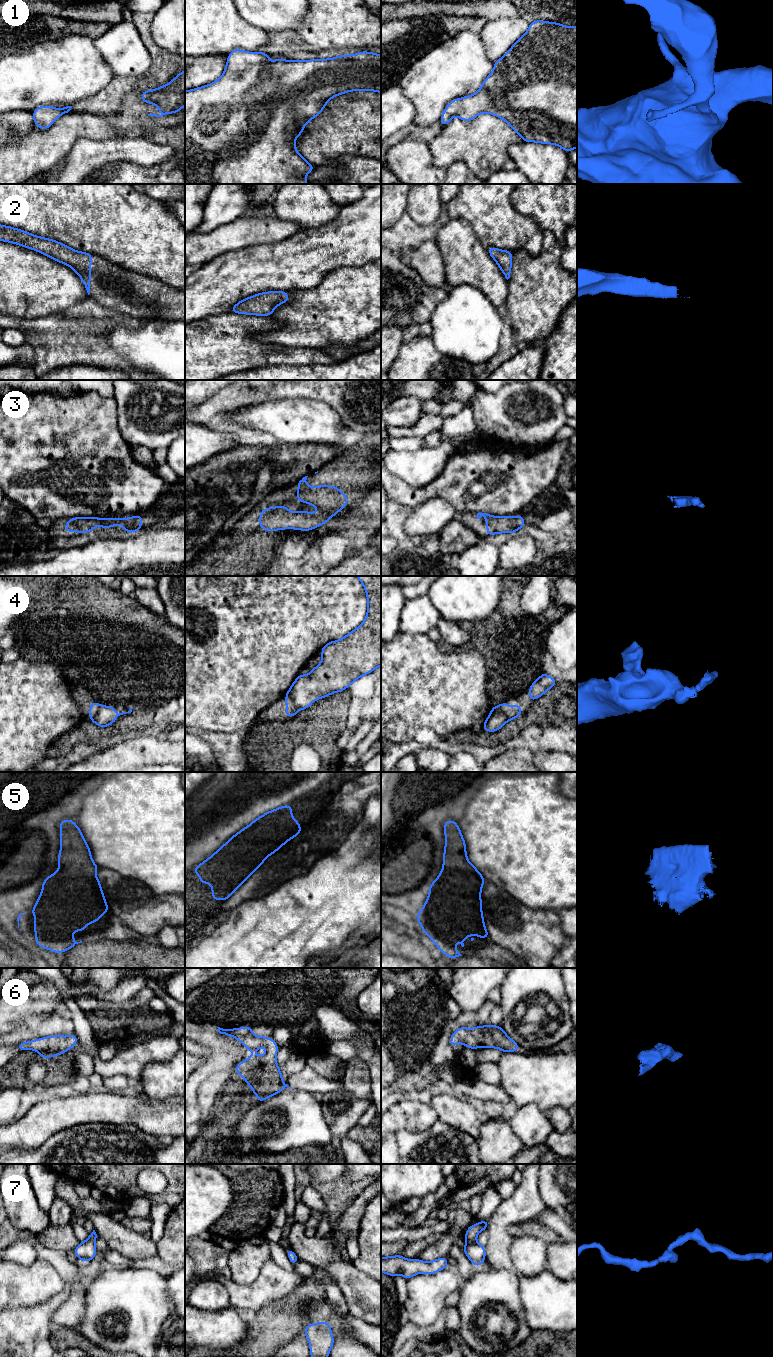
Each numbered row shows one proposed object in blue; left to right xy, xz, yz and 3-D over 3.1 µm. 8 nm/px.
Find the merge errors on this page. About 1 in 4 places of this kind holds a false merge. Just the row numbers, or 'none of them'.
4

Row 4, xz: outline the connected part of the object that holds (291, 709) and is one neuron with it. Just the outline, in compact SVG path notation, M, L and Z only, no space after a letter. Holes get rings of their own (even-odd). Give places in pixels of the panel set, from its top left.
M285 695L285 700L286 700L286 717L294 717L298 711L299 708L296 706L296 704L293 702L291 697L288 695Z

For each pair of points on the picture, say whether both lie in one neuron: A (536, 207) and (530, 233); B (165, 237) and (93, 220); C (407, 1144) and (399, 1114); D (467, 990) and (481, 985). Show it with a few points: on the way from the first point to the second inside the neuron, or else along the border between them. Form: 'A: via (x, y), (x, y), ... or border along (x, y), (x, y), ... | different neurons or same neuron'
A: border along (513, 207), (519, 212), (528, 215), (543, 231) | different neurons
B: via (147, 237), (111, 220) | same neuron
C: border along (427, 1129), (421, 1132), (397, 1131), (395, 1133) | different neurons
D: via (470, 988), (473, 985), (478, 985) | same neuron

